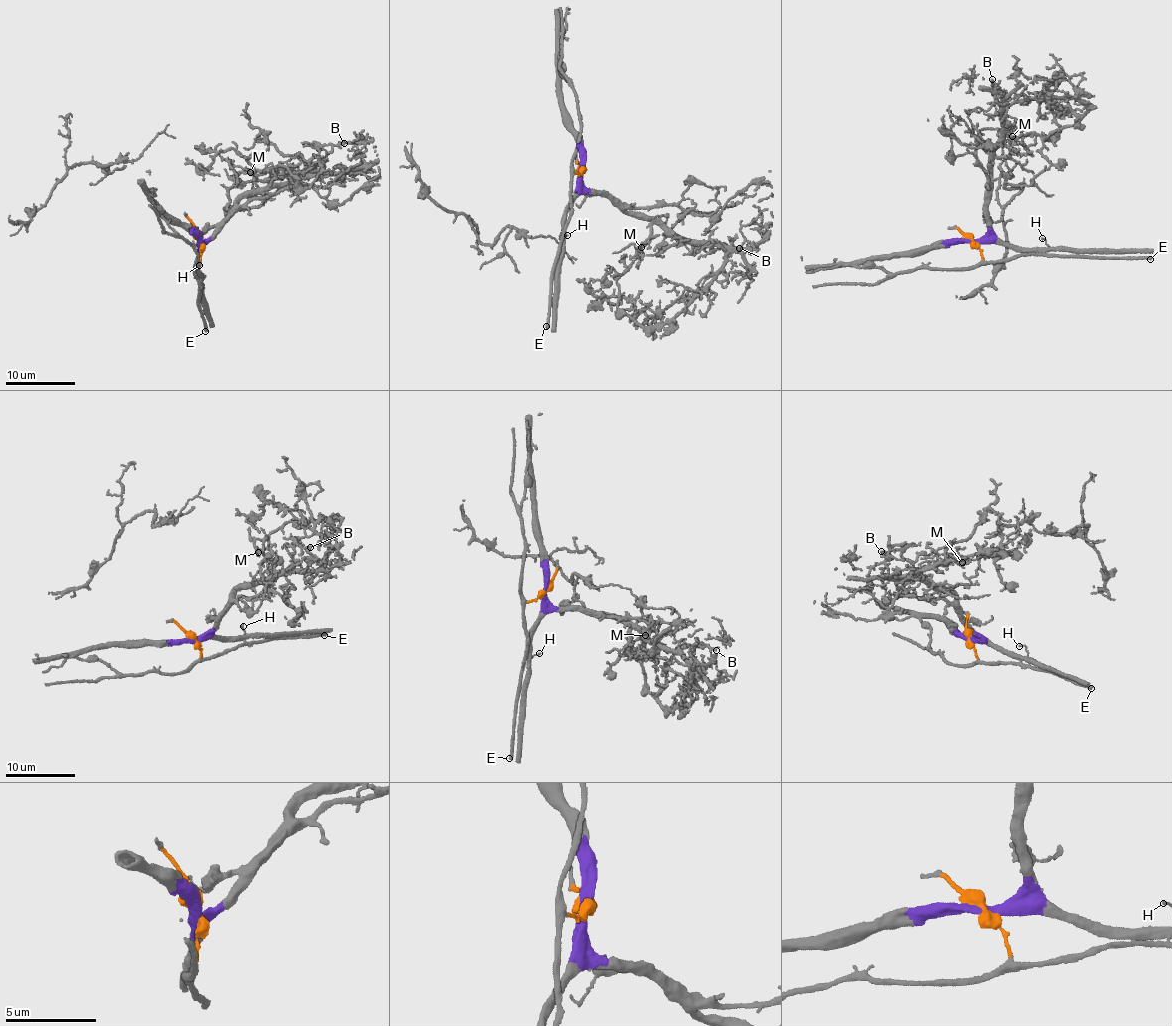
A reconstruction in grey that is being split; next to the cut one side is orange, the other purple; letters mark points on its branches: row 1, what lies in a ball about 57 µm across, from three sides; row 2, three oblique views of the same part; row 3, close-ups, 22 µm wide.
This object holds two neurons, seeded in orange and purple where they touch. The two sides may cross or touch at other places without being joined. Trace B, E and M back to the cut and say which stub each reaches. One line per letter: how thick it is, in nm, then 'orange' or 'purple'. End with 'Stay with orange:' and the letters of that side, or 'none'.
B: 130 nm | purple
E: 300 nm | orange
M: 150 nm | purple
Stay with orange: E

